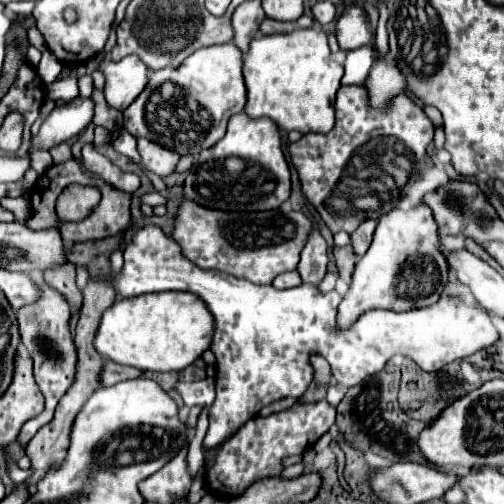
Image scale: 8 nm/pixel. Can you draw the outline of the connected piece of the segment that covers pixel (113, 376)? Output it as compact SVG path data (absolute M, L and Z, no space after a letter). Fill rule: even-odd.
M105 361L101 375L99 375L99 381L101 381L101 387L109 387L109 385L115 385L125 379L135 379L139 375L141 375L141 371L135 367L125 367L125 365L119 365L113 361Z

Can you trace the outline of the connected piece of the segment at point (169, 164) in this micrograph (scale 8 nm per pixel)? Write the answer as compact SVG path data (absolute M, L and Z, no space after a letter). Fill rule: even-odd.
M143 137L137 139L137 151L141 155L141 167L159 177L171 175L179 161L177 153L171 153L169 149L163 149L161 145L155 145Z

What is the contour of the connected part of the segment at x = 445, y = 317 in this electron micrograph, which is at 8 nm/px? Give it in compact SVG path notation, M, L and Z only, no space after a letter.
M157 225L141 227L131 239L131 243L125 247L123 269L119 273L111 271L107 279L99 279L99 281L107 281L115 289L115 295L123 299L143 295L143 293L155 293L155 291L191 291L205 301L207 309L215 317L211 351L215 353L215 359L217 359L217 399L213 407L209 407L209 429L203 439L203 449L211 449L219 445L219 441L225 441L227 437L231 437L245 421L257 417L257 413L265 405L285 397L299 399L313 381L311 357L317 353L327 359L327 363L331 365L333 377L341 385L353 387L353 385L359 385L365 377L379 373L395 353L411 357L423 371L439 371L443 365L455 359L467 357L479 349L485 349L499 339L499 333L491 317L479 309L465 305L459 297L451 297L431 307L411 309L405 313L371 309L363 313L349 329L339 329L337 305L341 303L341 295L337 291L329 291L325 295L319 291L317 285L307 285L307 283L281 291L281 289L275 289L273 285L255 285L221 271L199 269L197 265L193 265L181 255L179 245L173 239L167 239L163 229Z

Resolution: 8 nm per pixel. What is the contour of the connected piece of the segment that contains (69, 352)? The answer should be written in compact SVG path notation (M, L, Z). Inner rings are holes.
M37 283L39 285L39 301L33 301L31 305L25 305L23 309L17 311L17 321L19 321L19 333L21 333L21 341L23 347L31 353L31 359L35 361L35 381L39 391L45 397L45 409L35 417L29 419L21 433L19 433L19 443L27 445L31 441L31 437L53 419L53 411L59 403L59 399L65 395L65 391L69 389L69 385L73 383L75 377L75 361L77 361L77 353L75 353L75 343L69 331L69 319L71 319L71 311L69 311L69 303L67 299L51 289L45 283Z

